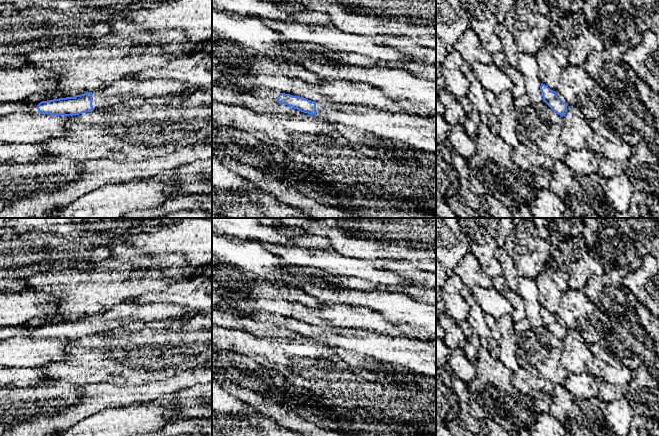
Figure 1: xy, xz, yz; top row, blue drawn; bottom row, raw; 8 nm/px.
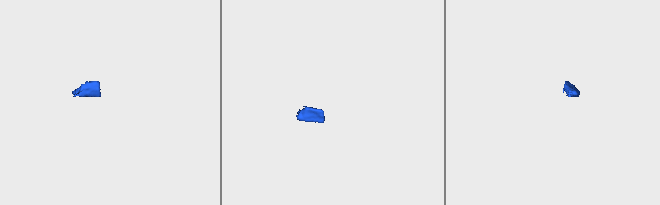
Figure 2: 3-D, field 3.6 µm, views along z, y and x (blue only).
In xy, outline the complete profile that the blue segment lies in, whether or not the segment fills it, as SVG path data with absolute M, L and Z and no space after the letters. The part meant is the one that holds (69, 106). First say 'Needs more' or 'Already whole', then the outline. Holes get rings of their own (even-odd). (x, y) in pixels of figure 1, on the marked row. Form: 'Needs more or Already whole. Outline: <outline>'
Needs more. Outline: M121 79L113 81L110 86L85 92L74 97L45 100L31 103L30 113L33 115L73 116L92 110L119 105L137 97L153 98L165 95L181 95L201 88L189 86L171 79L134 80Z

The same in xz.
Needs more. Outline: M229 87L269 98L301 112L315 115L326 122L336 122L377 137L400 141L415 149L436 154L436 120L412 113L388 112L369 106L314 102L304 97L276 92L268 88Z

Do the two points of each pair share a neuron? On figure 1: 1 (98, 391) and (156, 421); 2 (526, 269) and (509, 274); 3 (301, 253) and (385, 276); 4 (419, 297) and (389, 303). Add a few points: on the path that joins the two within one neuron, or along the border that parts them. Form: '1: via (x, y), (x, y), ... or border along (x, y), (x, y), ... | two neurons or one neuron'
1: border along (149, 401), (120, 407), (109, 407), (103, 410) | two neurons
2: border along (509, 255), (519, 275) | two neurons
3: via (322, 259), (340, 266), (364, 269) | one neuron
4: via (412, 303), (396, 303) | one neuron

